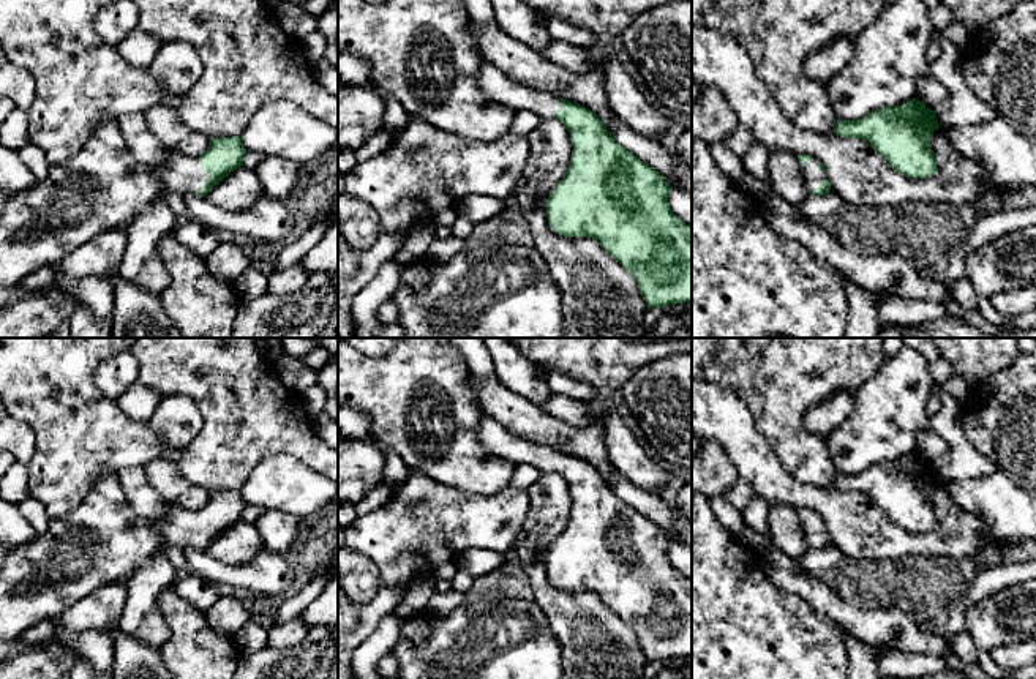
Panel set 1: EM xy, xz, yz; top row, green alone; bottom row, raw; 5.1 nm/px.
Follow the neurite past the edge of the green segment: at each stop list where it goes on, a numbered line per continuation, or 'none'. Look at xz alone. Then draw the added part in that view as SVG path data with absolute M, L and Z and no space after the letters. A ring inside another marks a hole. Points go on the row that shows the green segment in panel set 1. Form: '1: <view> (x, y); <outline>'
1: xz (495, 84); M486 60L480 65L479 84L493 101L542 118L554 118L554 112L561 107L559 98L513 81Z

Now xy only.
1: xy (179, 174); M169 150L164 163L148 167L161 180L163 193L180 196L196 193L201 191L208 180L208 174L202 171L199 156L188 156L174 150Z

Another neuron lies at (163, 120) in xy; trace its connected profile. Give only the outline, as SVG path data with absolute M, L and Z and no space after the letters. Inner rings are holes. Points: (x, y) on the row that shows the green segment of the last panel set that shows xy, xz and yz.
M158 104L144 114L148 129L169 150L180 152L188 156L201 156L207 150L210 137L185 126L175 107Z

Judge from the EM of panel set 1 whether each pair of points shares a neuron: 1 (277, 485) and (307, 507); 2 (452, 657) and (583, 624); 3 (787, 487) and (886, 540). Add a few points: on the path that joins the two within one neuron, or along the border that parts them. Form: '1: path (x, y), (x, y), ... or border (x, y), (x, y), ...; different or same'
1: path (285, 485), (299, 499); same
2: border (534, 599), (559, 645), (563, 662); different
3: path (812, 498), (828, 501), (861, 529); same

